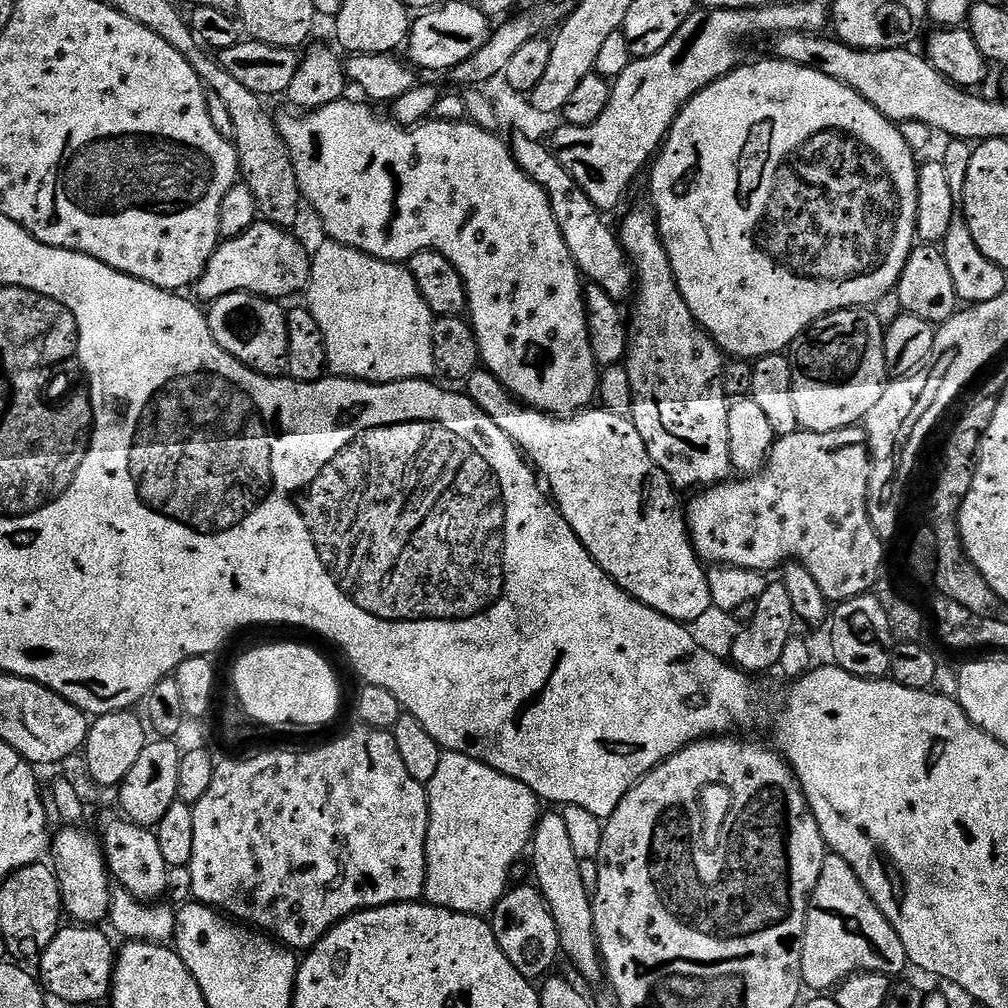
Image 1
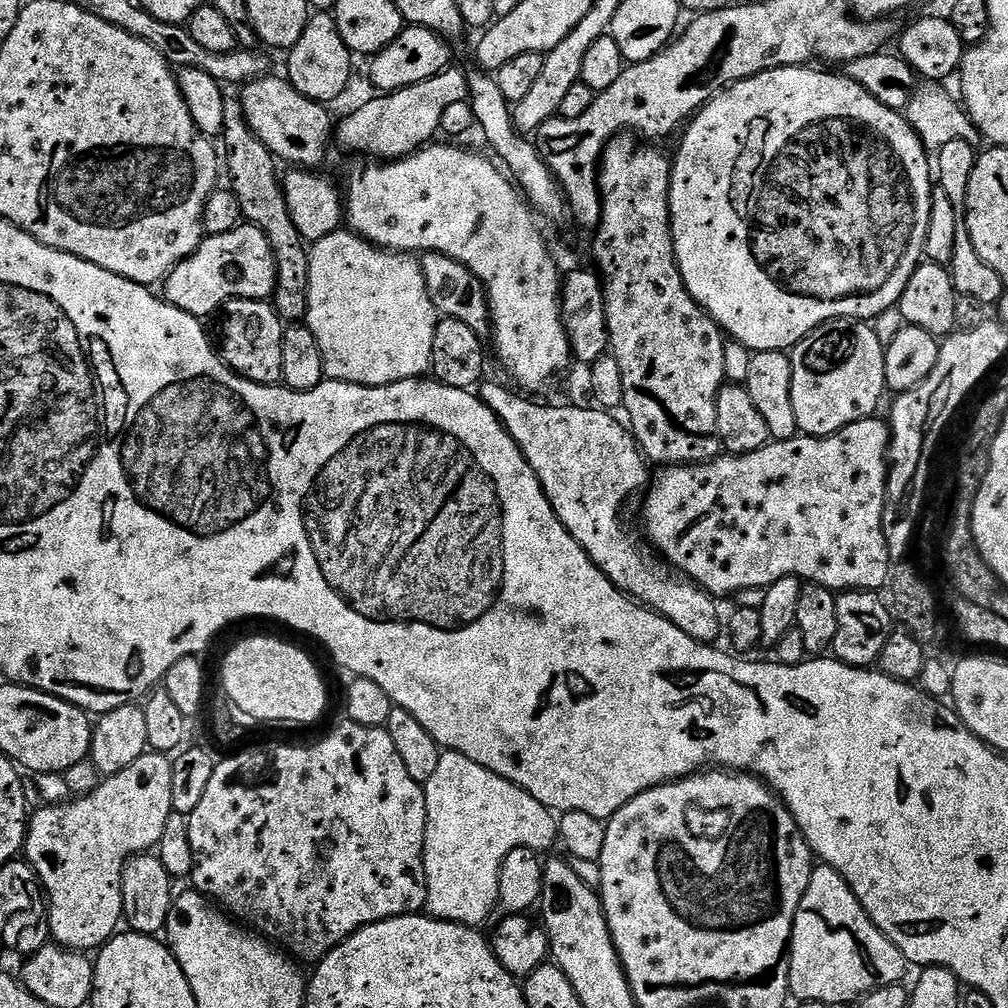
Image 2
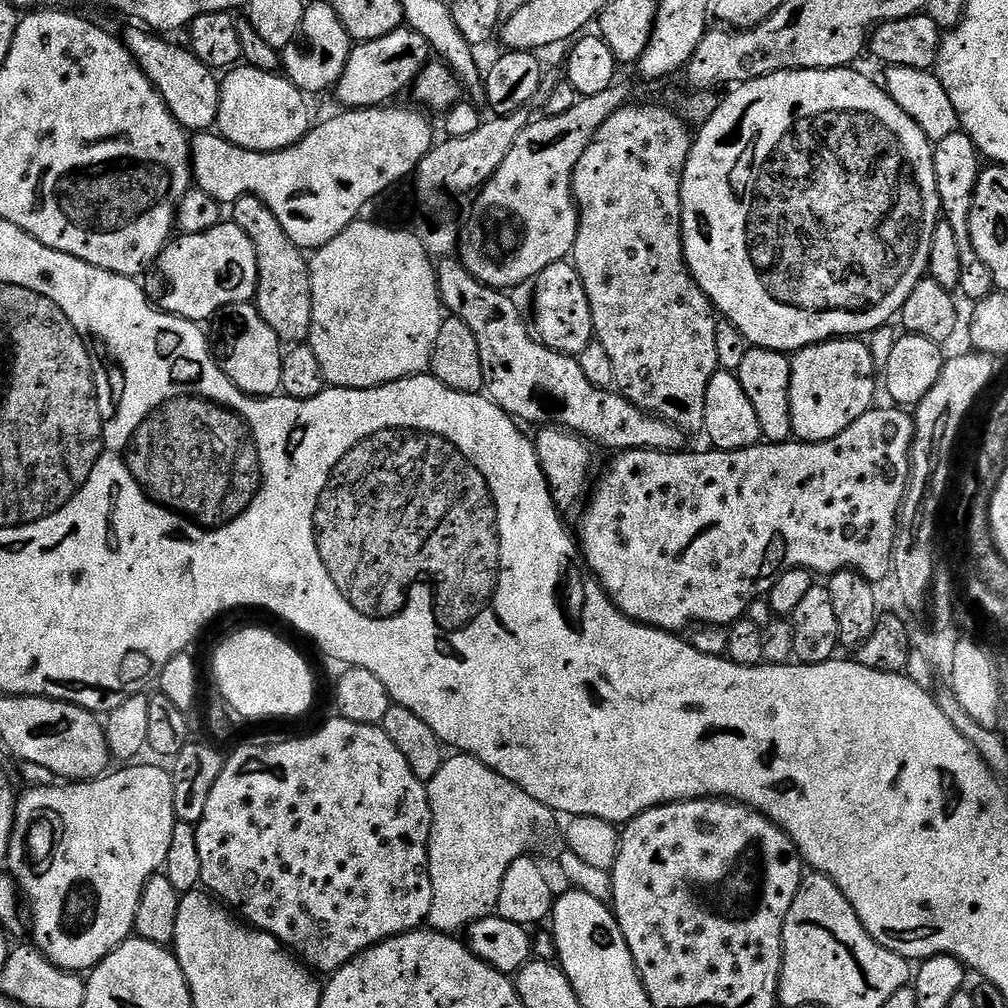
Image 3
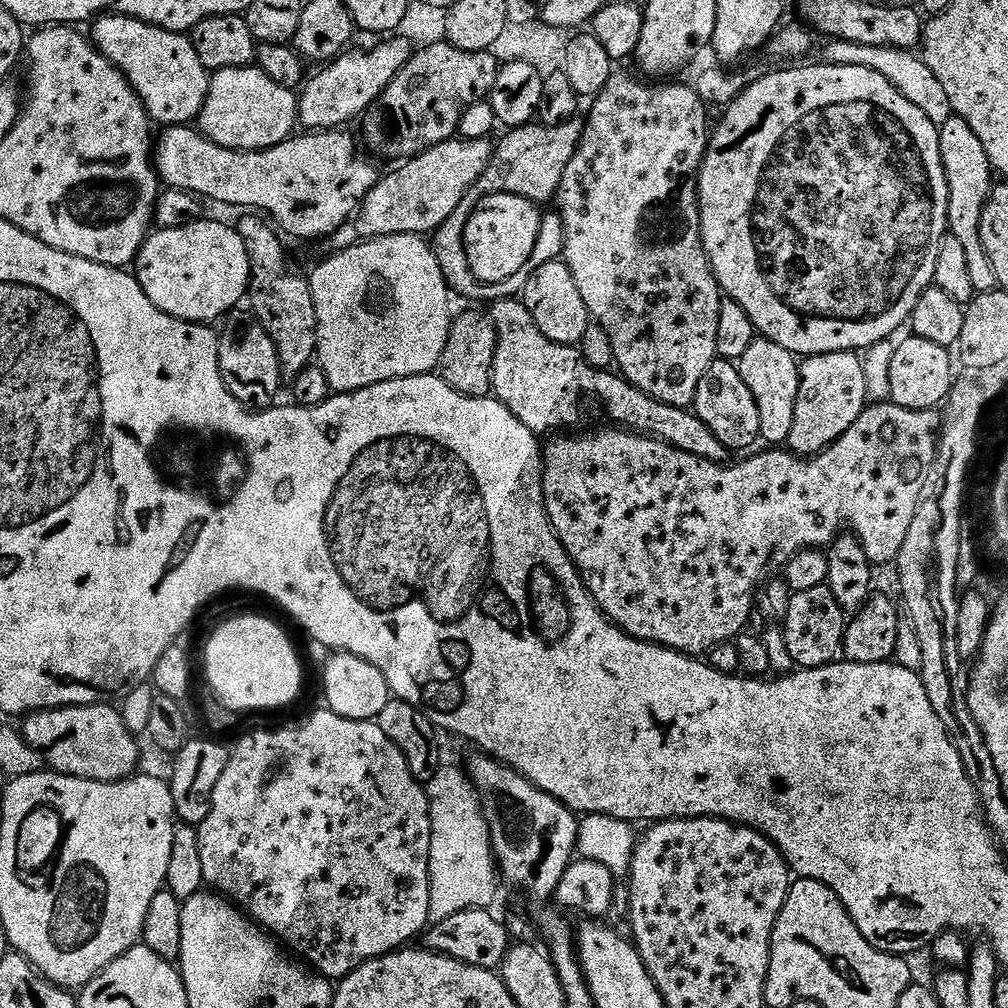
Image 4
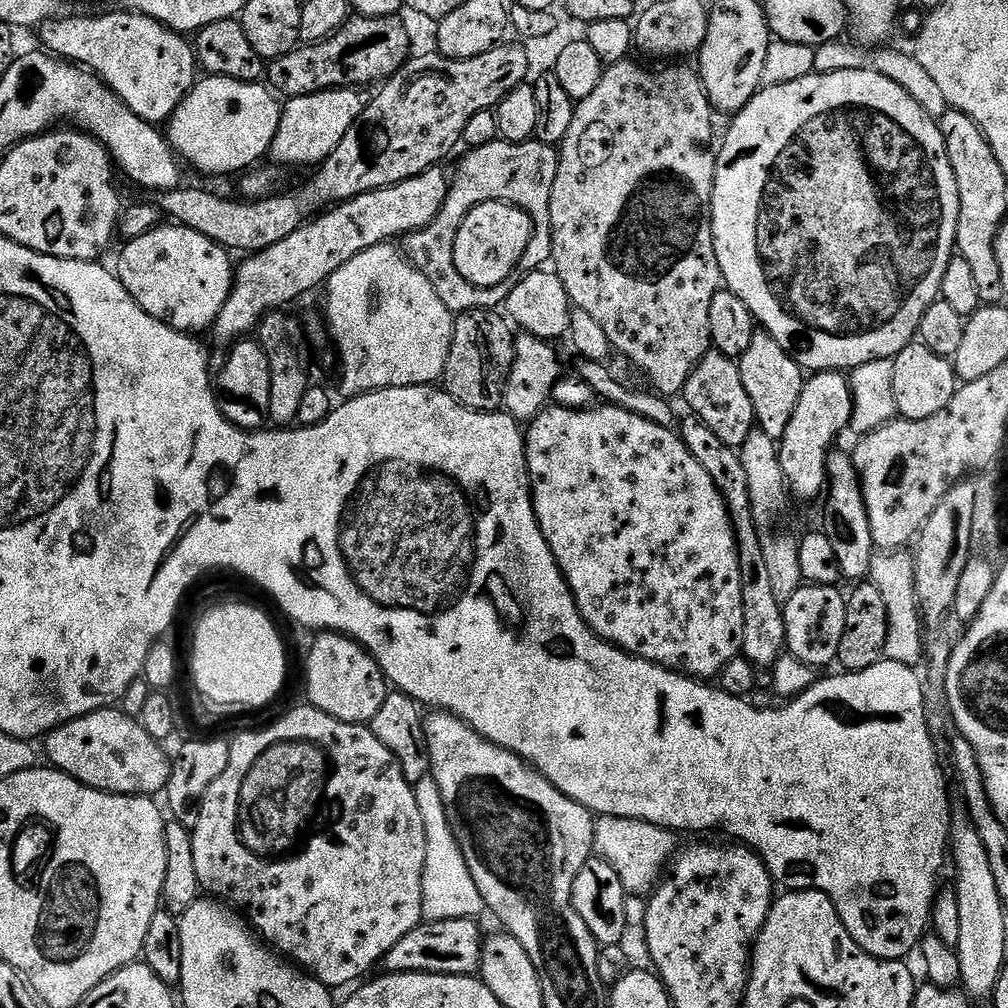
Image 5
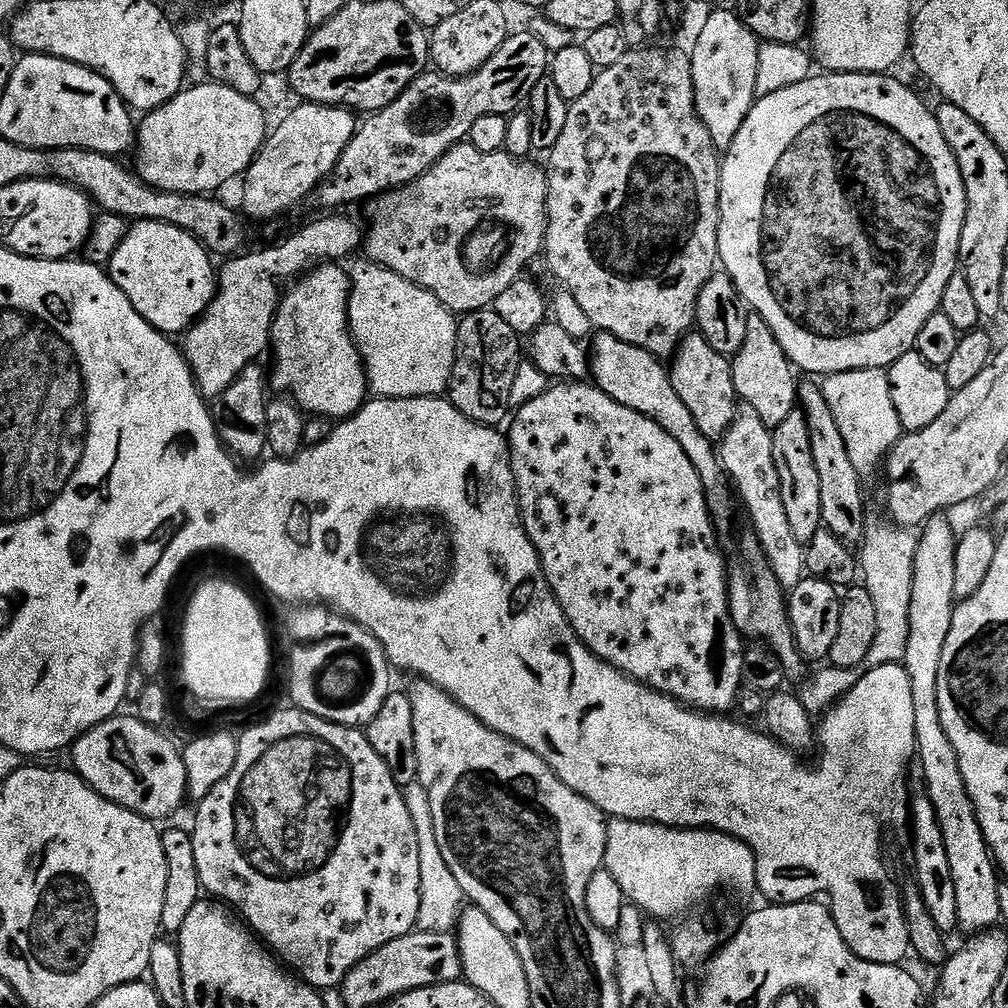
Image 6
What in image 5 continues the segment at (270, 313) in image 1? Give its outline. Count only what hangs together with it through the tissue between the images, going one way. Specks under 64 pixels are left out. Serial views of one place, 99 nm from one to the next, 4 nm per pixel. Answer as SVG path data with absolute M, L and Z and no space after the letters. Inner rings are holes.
M241 338L227 349L228 357L220 368L220 377L214 380L218 389L218 407L222 414L234 426L245 430L260 430L268 420L268 403L270 402L270 358L266 358L266 350L261 346L259 339Z

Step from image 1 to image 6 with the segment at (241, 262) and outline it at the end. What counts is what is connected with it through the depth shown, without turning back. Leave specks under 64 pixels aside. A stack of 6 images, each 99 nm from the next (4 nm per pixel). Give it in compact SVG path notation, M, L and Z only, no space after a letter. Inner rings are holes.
M138 220L114 250L106 271L145 324L161 334L183 334L204 315L216 296L218 268L211 259L208 249L186 230L166 222Z

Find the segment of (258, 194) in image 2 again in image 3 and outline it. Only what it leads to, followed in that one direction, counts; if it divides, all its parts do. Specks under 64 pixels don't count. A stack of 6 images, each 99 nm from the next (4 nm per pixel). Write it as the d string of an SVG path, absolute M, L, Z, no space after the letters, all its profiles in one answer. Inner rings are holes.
M244 196L231 205L231 223L236 224L254 242L258 254L258 286L255 306L266 318L270 330L278 334L281 345L295 346L305 343L312 329L314 298L312 297L312 270L305 249L294 246L286 230L274 218L274 210L256 196Z

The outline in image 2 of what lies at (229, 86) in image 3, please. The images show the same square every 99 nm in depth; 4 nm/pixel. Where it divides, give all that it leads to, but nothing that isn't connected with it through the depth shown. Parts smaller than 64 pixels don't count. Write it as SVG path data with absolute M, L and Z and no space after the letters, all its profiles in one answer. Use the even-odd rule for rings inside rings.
M269 74L260 80L243 85L238 99L244 107L249 126L262 142L276 155L277 161L289 160L292 166L316 170L328 156L328 143L334 140L334 119L323 104L306 98L294 90L283 75Z

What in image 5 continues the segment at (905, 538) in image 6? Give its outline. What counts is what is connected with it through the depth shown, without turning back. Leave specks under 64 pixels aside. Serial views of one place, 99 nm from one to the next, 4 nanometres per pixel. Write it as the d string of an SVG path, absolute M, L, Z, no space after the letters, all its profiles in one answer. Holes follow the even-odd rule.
M897 550L887 554L873 555L872 565L868 571L870 582L878 586L882 602L886 604L886 646L884 659L902 662L916 668L926 656L926 632L922 627L920 603L916 598L916 579L913 576L913 553L908 550Z

